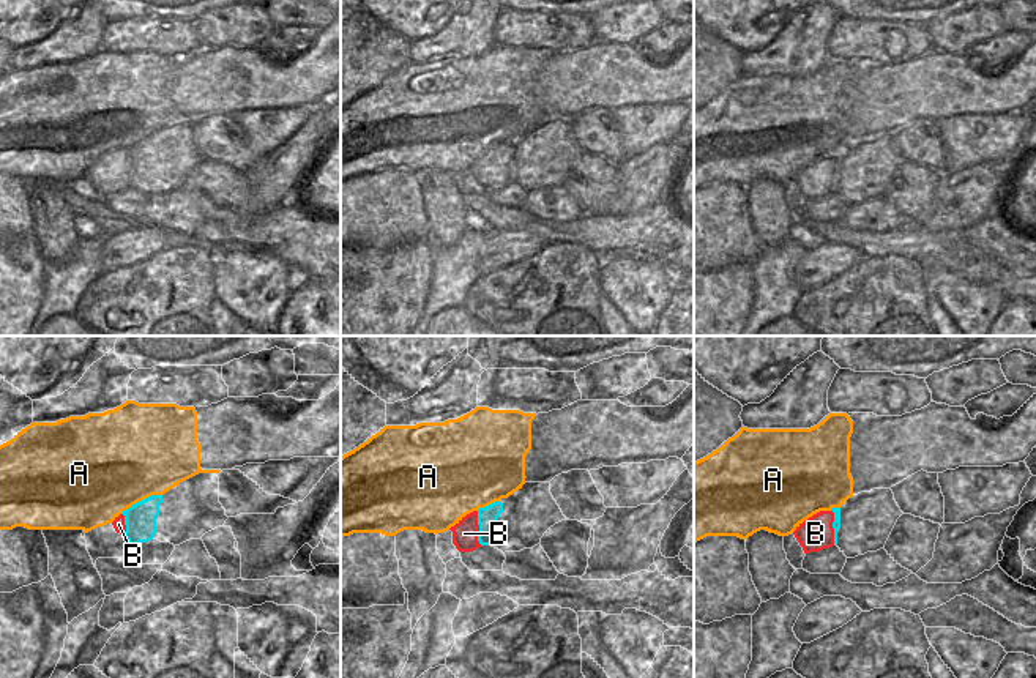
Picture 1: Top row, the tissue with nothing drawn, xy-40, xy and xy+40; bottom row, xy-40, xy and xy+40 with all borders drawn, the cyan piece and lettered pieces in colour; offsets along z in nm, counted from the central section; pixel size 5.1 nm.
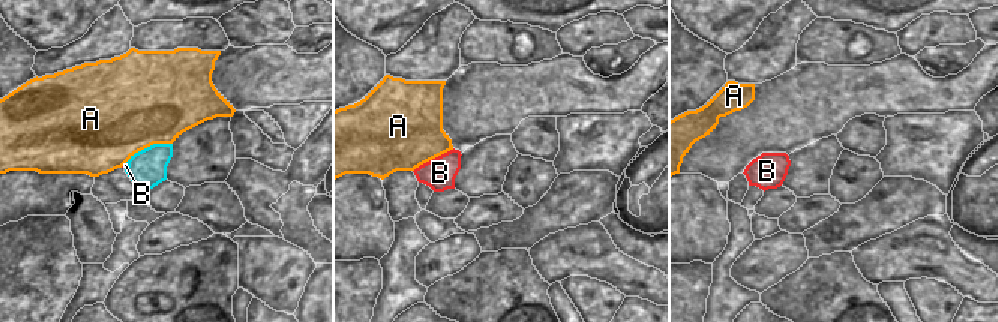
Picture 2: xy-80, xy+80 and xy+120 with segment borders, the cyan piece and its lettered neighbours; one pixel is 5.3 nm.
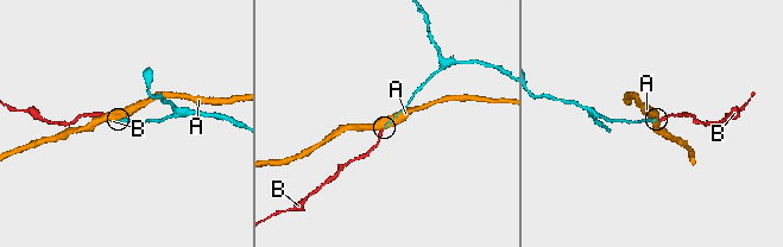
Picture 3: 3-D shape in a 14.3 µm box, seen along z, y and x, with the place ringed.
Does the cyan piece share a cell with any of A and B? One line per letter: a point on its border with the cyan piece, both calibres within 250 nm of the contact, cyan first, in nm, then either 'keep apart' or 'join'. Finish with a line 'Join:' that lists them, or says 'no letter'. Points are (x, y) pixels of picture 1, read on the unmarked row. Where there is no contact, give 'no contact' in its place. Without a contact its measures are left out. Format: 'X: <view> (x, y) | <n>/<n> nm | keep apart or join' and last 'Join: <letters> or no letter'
A: xy-40 (142, 147) | 160/500 nm | keep apart
B: xy (480, 175) | 100/130 nm | join
Join: B

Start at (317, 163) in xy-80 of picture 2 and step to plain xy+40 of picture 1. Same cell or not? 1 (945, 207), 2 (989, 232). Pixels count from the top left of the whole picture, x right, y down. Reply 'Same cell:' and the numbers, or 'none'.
Same cell: 1

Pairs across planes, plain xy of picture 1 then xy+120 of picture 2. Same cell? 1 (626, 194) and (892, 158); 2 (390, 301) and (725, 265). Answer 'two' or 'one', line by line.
1: two
2: two

